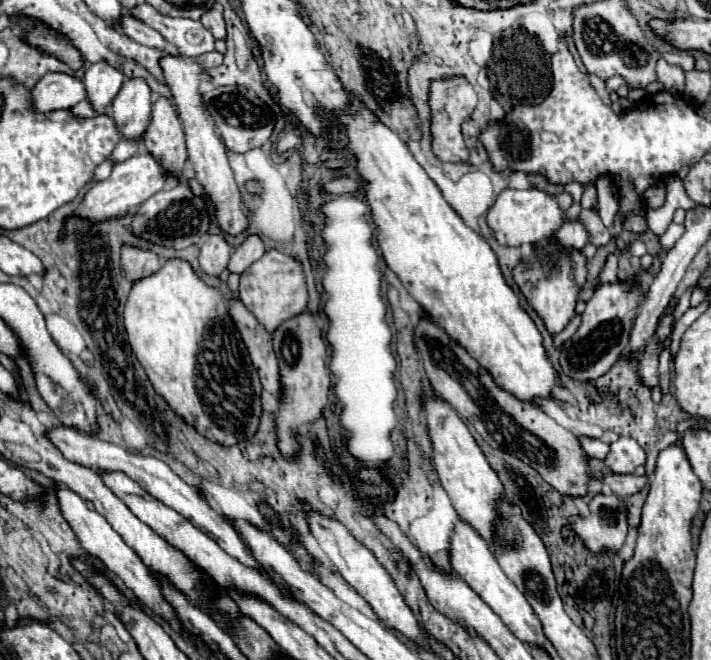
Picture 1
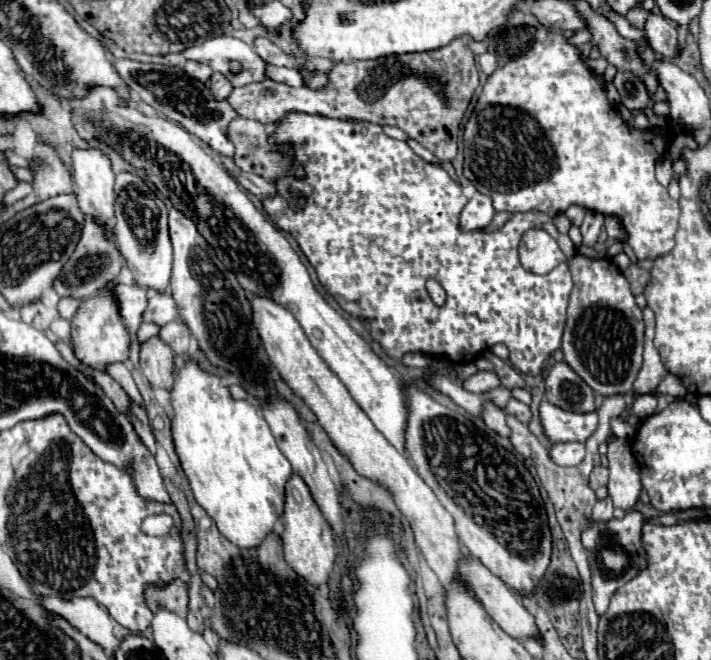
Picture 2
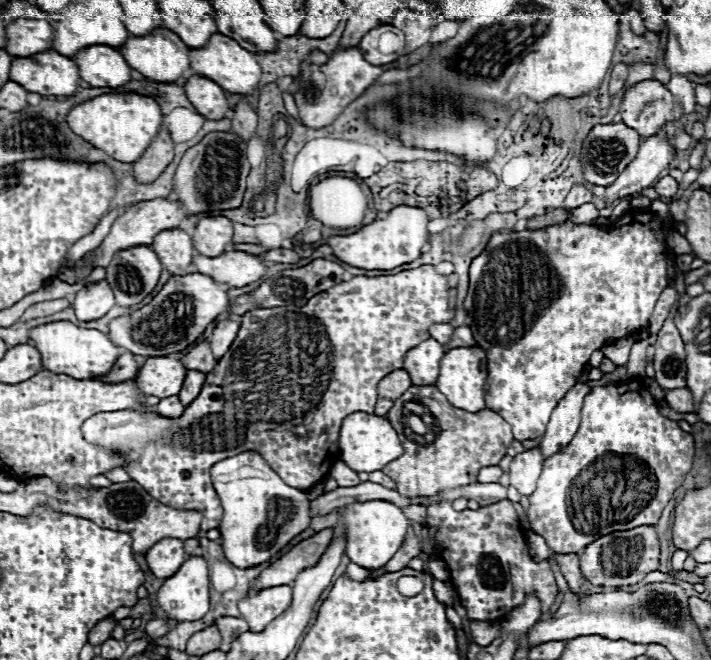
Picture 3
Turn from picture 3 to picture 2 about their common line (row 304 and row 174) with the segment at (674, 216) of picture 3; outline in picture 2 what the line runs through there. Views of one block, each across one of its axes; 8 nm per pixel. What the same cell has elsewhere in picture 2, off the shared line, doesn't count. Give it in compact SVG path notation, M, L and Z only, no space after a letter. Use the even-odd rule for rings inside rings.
M550 32L544 42L536 42L524 56L510 60L502 68L496 68L496 72L490 74L490 78L486 80L482 94L480 94L480 98L472 110L472 116L466 124L466 130L464 130L464 176L476 186L478 192L488 194L492 198L496 212L506 210L506 212L514 214L514 212L538 210L538 212L544 212L548 216L556 216L556 214L562 214L566 208L576 204L576 206L582 206L586 210L600 212L604 216L618 216L624 224L624 230L626 230L626 242L632 246L638 260L644 260L644 258L654 260L656 256L672 250L674 234L678 230L678 216L680 216L678 202L668 196L668 190L654 176L654 166L664 156L664 152L666 152L666 138L656 130L644 130L642 132L642 130L636 130L634 126L626 124L616 114L616 110L610 106L610 102L606 100L600 78L580 60L576 46L570 46L562 34Z

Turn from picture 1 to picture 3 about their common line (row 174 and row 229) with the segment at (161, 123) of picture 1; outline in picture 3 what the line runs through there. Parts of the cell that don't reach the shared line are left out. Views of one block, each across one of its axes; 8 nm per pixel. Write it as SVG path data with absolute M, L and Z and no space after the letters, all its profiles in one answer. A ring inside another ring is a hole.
M174 228L174 230L160 232L152 248L160 256L160 262L170 274L186 276L190 272L192 258L194 258L194 246L192 246L192 238L184 230Z

